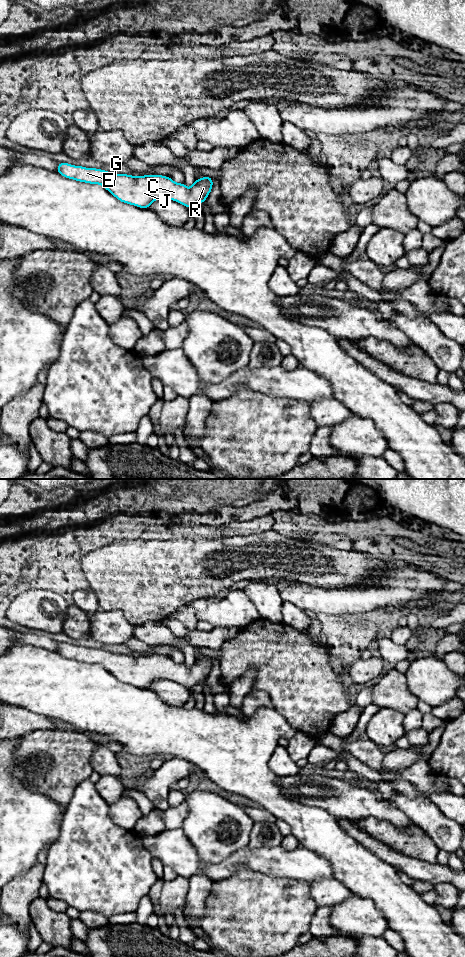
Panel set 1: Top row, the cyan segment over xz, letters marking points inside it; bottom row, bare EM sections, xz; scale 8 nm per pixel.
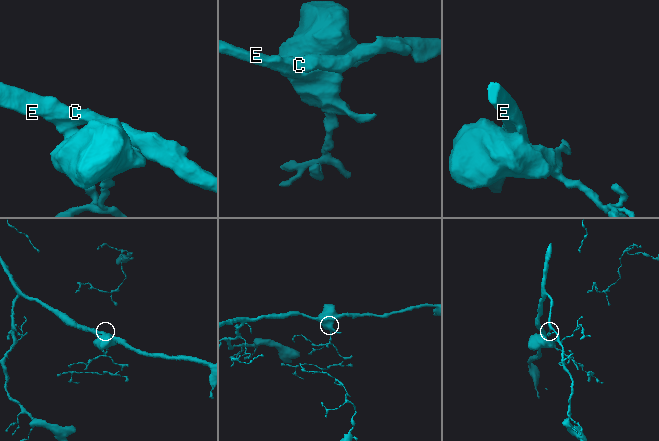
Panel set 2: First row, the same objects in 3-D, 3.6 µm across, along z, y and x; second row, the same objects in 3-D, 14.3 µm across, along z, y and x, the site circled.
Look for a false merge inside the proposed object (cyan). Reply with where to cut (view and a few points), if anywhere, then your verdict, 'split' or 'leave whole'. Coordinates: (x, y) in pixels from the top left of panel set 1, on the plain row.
cut none; leave whole

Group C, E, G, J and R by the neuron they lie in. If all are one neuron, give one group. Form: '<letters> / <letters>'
C E G J R

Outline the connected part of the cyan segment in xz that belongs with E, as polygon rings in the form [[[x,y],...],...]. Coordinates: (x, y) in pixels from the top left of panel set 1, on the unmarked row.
[[[58,642],[58,649],[56,652],[65,658],[79,662],[100,664],[120,682],[137,686],[142,689],[148,689],[153,681],[159,679],[171,679],[182,684],[186,688],[193,687],[197,684],[204,683],[213,667],[213,658],[208,656],[204,656],[201,659],[195,659],[192,667],[188,669],[184,663],[175,663],[169,656],[157,654],[143,656],[132,656],[121,653],[114,654],[106,650],[75,646],[64,642]]]

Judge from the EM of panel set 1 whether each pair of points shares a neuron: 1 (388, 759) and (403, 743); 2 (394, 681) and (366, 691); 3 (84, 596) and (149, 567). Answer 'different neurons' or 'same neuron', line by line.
1: different neurons
2: different neurons
3: different neurons

